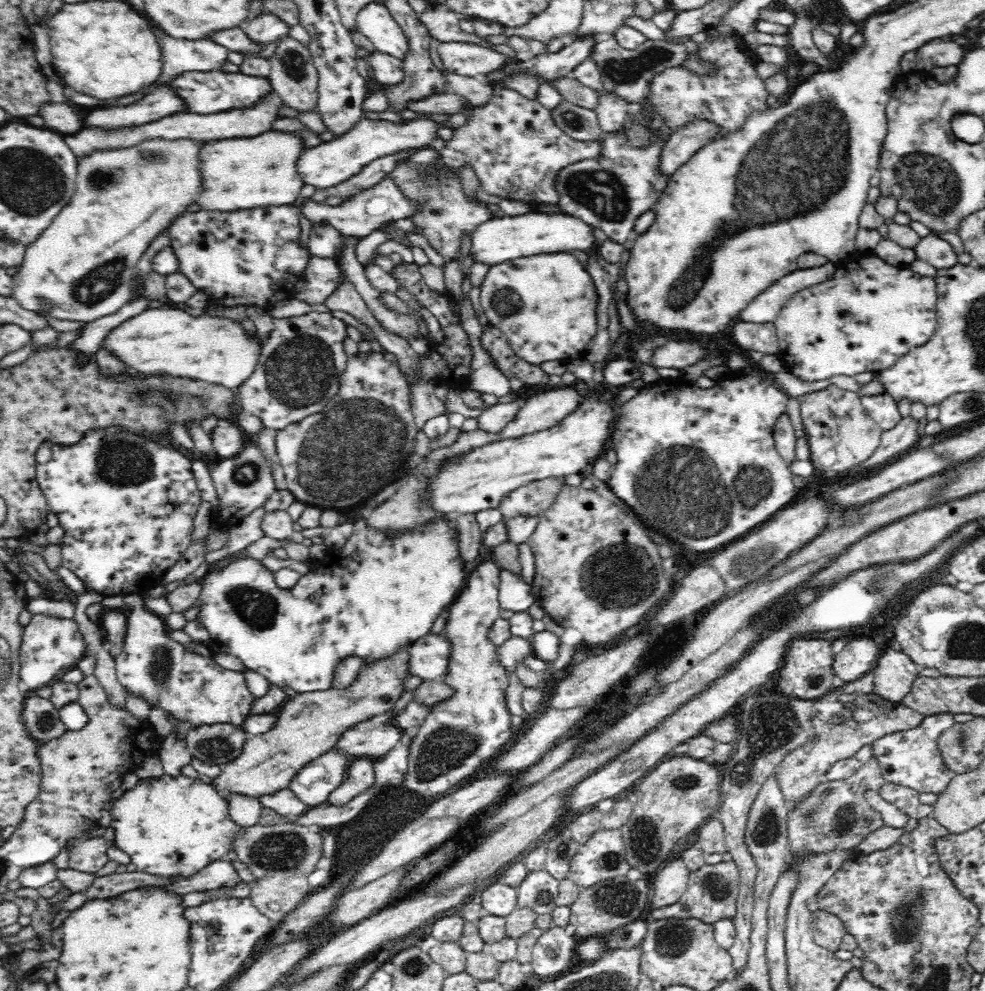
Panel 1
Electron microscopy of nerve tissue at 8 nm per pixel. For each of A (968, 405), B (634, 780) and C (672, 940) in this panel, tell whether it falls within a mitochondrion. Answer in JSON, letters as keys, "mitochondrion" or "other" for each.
{"A":"mitochondrion","B":"other","C":"mitochondrion"}

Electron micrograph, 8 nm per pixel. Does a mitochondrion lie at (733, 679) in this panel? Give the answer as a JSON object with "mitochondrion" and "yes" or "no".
{"mitochondrion":"no"}

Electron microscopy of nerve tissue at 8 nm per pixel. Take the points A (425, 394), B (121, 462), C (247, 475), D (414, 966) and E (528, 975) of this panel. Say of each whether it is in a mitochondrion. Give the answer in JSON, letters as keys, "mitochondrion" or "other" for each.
{"A":"other","B":"mitochondrion","C":"mitochondrion","D":"mitochondrion","E":"other"}

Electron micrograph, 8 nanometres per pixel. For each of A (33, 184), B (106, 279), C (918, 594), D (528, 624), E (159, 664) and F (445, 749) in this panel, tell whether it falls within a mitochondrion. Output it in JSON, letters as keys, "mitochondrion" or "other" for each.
{"A":"mitochondrion","B":"mitochondrion","C":"other","D":"other","E":"mitochondrion","F":"mitochondrion"}

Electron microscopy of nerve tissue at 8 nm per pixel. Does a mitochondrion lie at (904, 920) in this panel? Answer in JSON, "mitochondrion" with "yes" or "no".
{"mitochondrion":"yes"}

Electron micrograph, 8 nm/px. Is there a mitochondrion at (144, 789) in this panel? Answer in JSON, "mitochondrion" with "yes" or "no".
{"mitochondrion":"no"}

